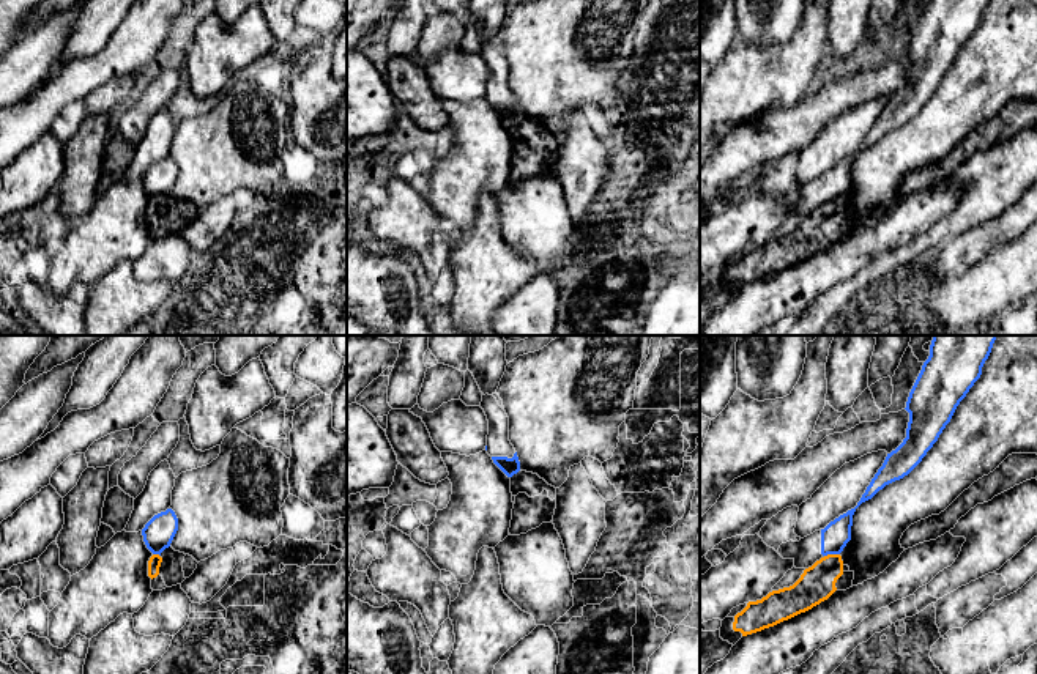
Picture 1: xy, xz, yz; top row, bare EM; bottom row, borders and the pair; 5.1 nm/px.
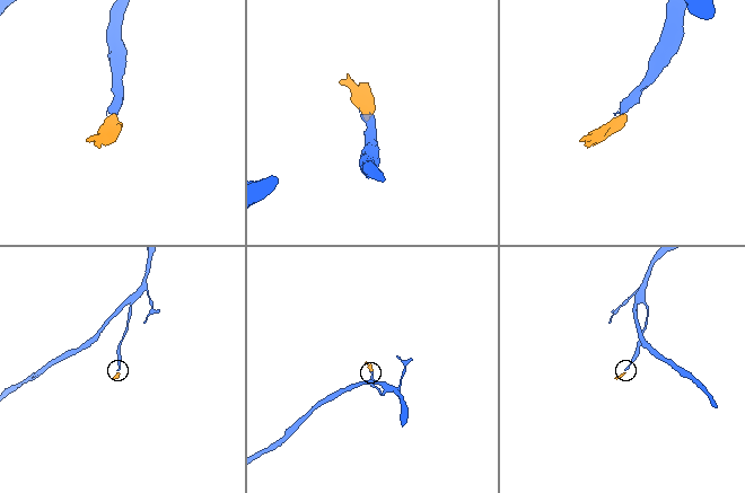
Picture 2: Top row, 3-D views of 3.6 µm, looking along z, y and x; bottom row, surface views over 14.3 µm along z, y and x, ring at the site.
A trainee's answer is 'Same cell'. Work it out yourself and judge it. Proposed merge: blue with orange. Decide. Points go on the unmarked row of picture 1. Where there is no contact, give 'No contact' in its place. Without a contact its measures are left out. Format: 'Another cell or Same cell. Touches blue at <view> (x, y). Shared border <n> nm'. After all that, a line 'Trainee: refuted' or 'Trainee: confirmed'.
Another cell. Touches blue at yz (831, 200). Shared border 80 nm
Trainee: refuted

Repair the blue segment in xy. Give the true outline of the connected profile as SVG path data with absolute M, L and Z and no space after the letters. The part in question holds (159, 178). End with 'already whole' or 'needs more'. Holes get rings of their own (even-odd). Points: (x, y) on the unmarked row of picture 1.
M172 156L154 162L142 176L143 189L153 202L170 194L178 178L178 165Z; already whole

